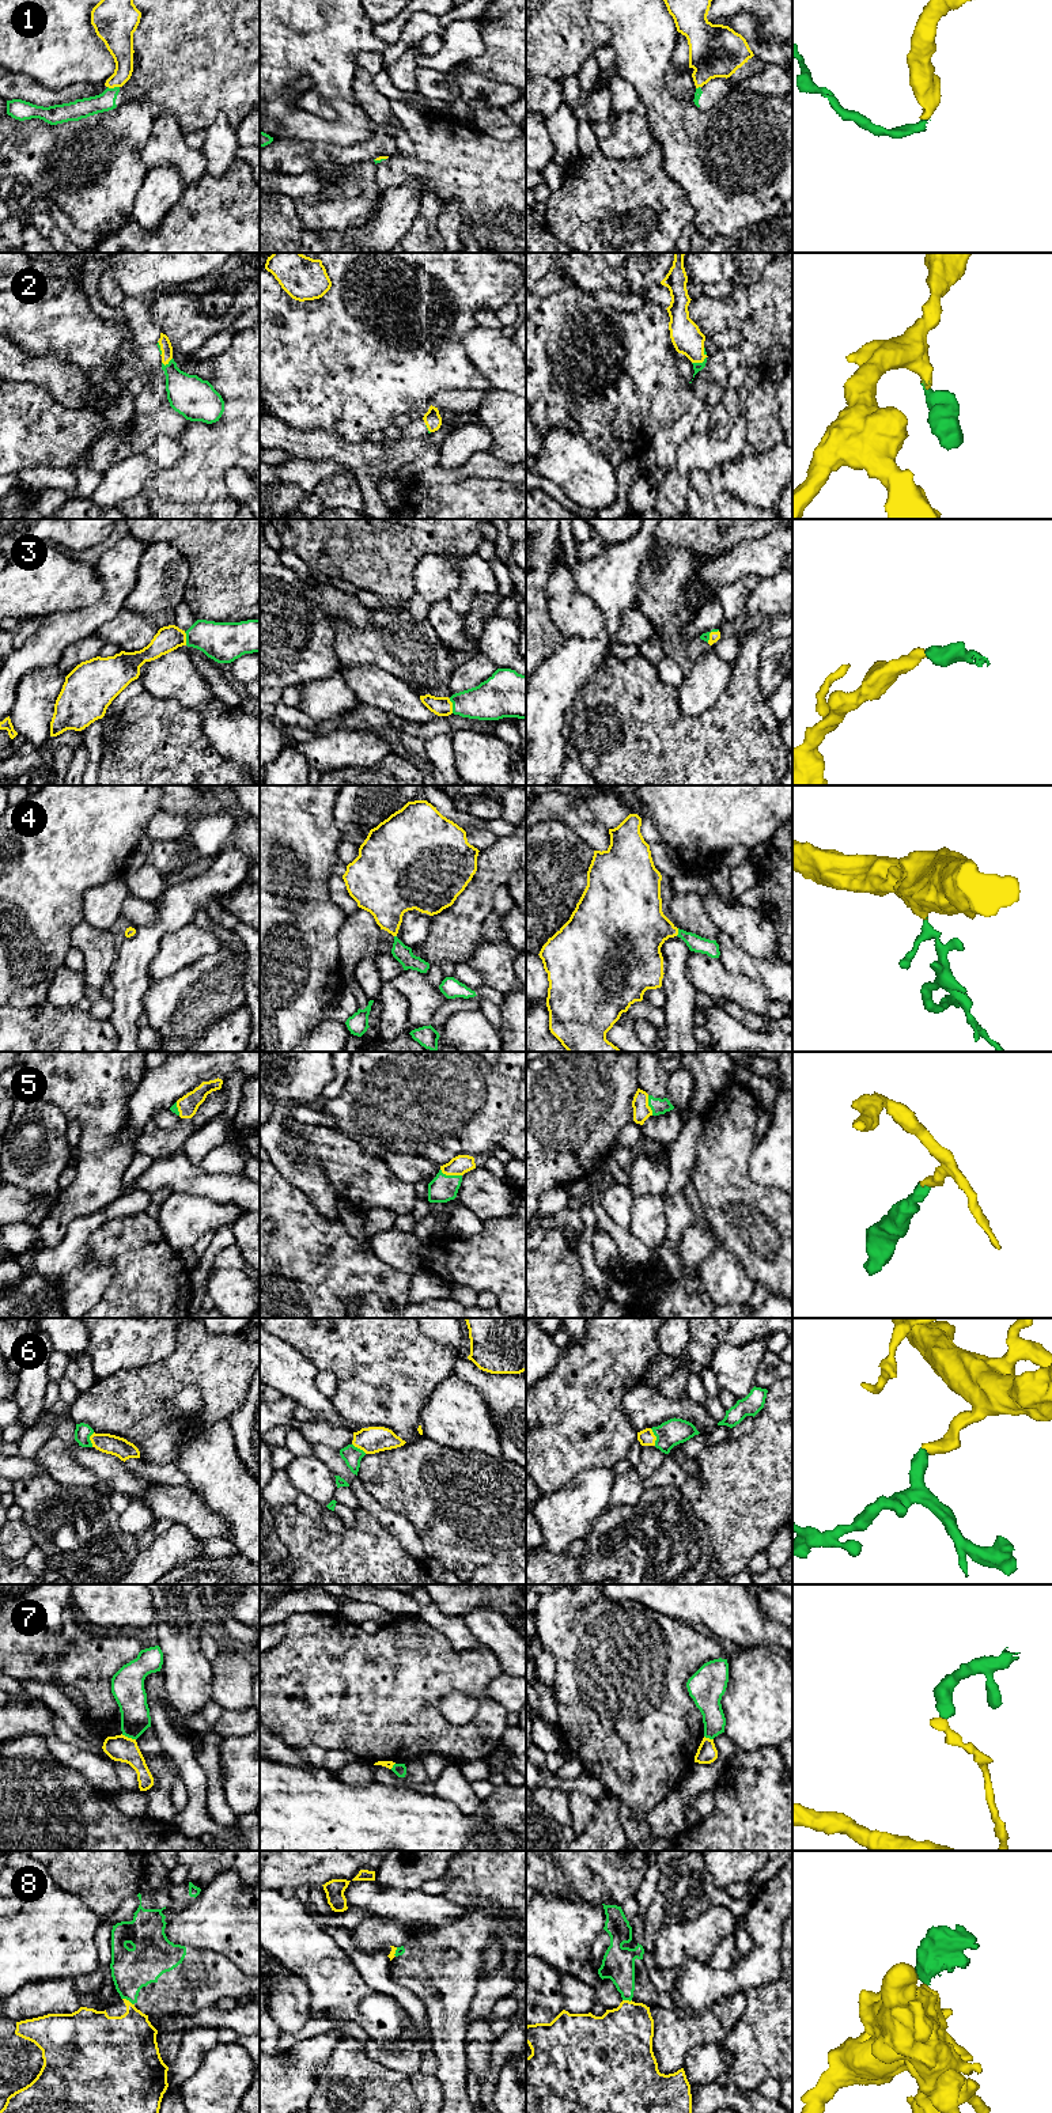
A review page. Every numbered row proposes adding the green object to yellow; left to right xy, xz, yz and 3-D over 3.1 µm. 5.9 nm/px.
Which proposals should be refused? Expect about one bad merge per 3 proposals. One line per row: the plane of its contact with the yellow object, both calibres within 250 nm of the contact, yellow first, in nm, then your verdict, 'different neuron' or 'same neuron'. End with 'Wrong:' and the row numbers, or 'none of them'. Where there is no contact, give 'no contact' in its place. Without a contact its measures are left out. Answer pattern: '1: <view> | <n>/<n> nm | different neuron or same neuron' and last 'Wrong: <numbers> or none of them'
1: xy | 140/120 nm | different neuron
2: yz | 180/50 nm | same neuron
3: xz | 110/240 nm | same neuron
4: yz | 380/100 nm | same neuron
5: xz | 120/160 nm | same neuron
6: yz | 90/160 nm | same neuron
7: xy | 160/180 nm | different neuron
8: xy | 340/240 nm | different neuron
Wrong: 1, 7, 8

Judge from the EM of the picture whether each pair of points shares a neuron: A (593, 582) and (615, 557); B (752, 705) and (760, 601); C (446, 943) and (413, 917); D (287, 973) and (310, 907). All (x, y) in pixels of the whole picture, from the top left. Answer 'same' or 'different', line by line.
A: same
B: different
C: different
D: same

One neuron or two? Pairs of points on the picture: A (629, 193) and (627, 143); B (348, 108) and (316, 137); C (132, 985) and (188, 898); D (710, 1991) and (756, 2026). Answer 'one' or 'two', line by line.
A: two
B: one
C: one
D: two

